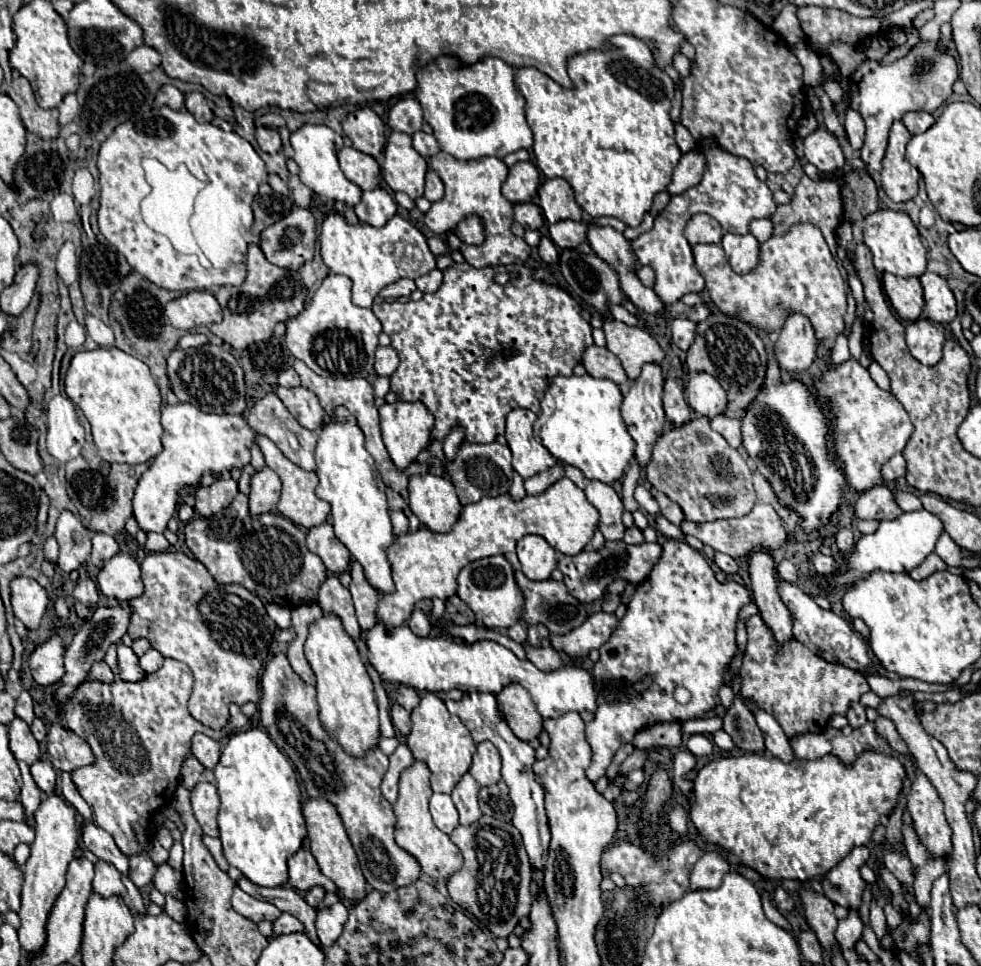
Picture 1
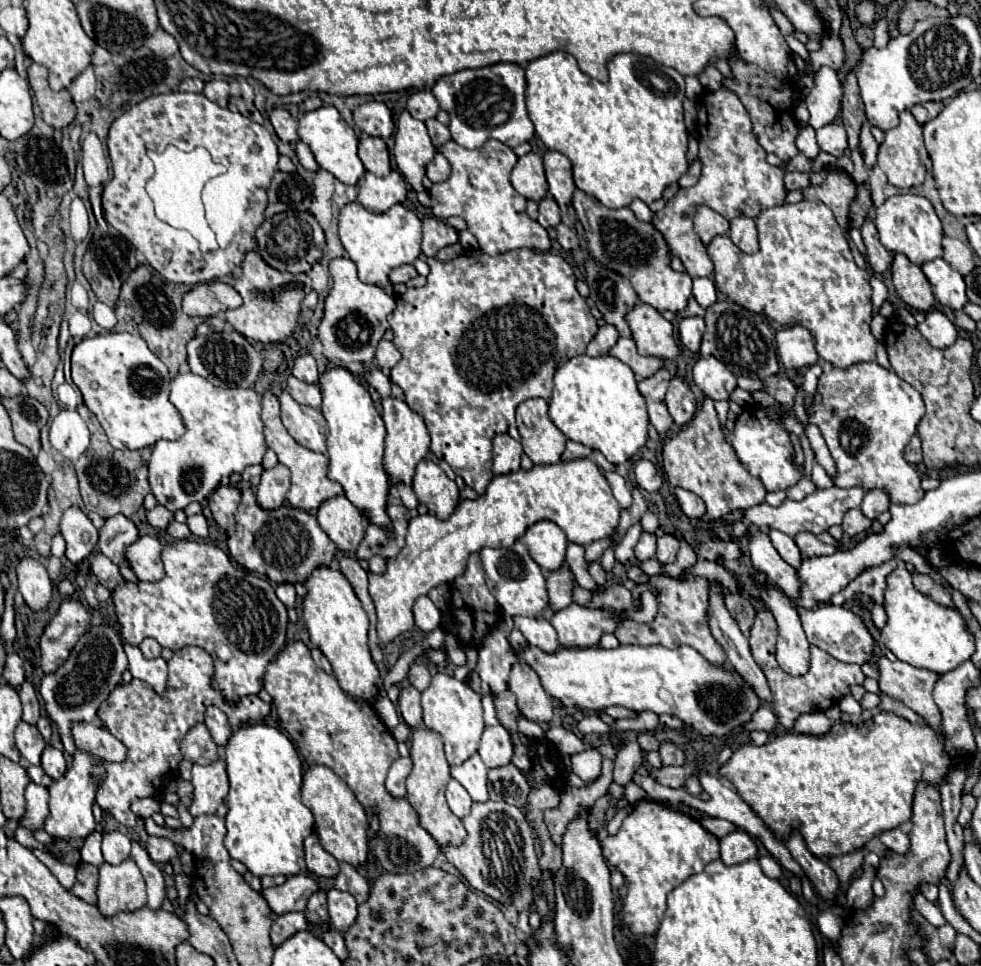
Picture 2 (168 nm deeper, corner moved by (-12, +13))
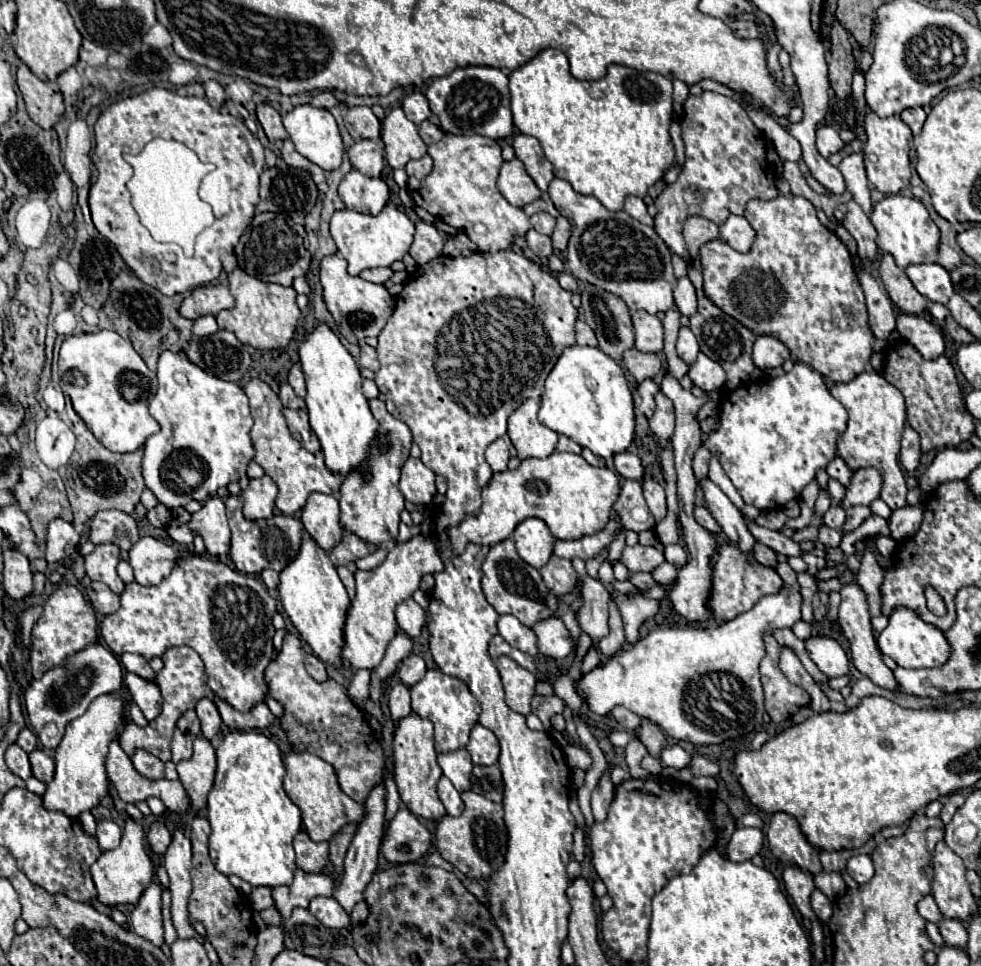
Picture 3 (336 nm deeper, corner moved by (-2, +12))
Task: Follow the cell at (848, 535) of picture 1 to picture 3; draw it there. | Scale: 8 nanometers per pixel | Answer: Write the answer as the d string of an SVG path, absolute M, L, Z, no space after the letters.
M833 504L833 506L825 512L825 516L823 516L823 524L829 526L829 528L833 528L833 530L841 530L841 526L845 524L845 510L843 510L841 506Z

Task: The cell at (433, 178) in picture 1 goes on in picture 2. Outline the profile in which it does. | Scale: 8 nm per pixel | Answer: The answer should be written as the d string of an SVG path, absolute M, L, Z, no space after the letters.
M437 153L437 155L429 161L429 165L427 165L427 177L429 177L433 183L439 183L439 181L447 181L449 175L451 175L451 165L449 165L449 161L447 161L441 153Z

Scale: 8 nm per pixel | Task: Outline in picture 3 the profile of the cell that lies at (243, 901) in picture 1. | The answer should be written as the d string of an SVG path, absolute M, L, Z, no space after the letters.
M295 870L295 878L289 886L273 888L273 902L281 918L287 920L295 906L307 908L315 896L333 896L335 882L329 874L309 874Z

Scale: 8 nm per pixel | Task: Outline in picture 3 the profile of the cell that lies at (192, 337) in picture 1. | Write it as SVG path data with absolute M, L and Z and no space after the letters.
M203 316L203 318L195 320L195 324L193 324L193 334L197 334L197 336L207 336L217 330L219 330L219 326L215 322L215 316Z

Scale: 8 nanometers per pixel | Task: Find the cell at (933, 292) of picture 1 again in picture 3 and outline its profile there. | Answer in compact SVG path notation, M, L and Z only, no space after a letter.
M913 264L905 268L909 280L931 302L947 304L953 296L953 284L949 272L939 264Z

